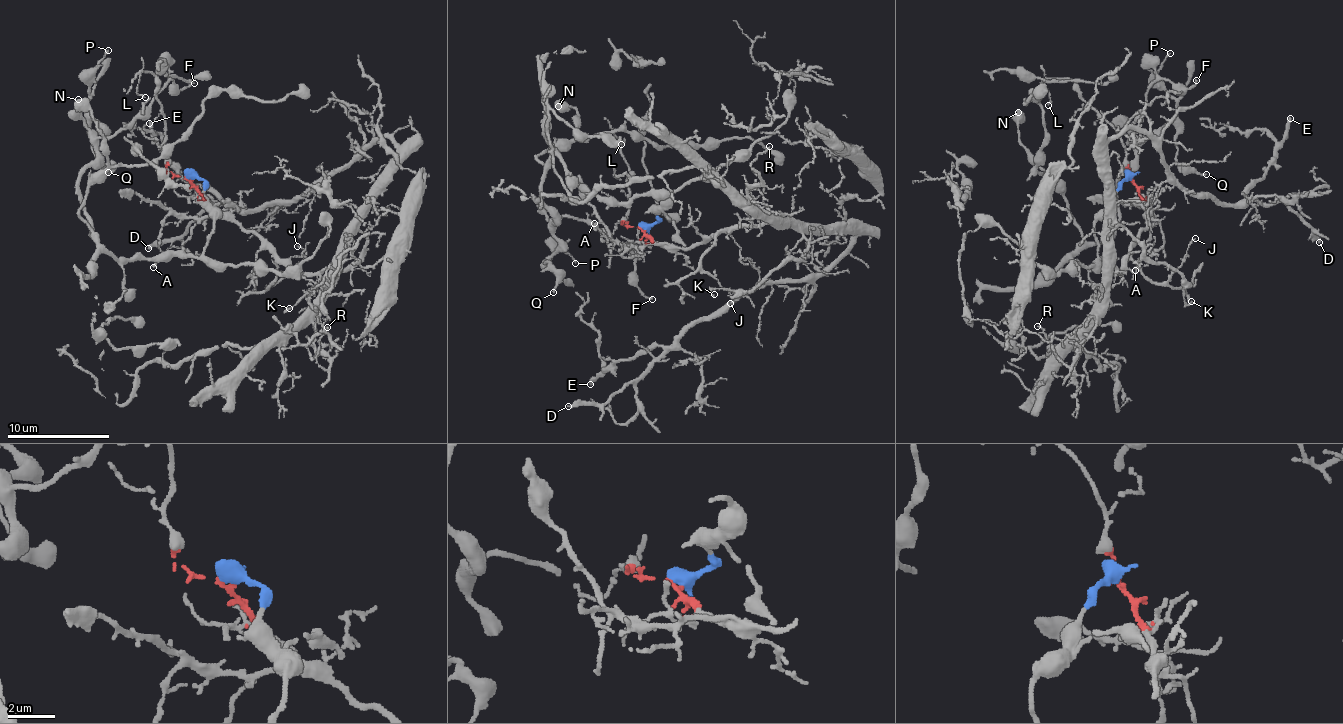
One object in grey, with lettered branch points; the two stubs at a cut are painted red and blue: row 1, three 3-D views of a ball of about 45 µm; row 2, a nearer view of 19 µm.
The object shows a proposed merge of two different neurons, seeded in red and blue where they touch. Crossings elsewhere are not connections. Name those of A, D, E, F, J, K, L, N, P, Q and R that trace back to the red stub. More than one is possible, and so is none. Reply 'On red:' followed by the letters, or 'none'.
On red: A, D, E, J, K, L, R

